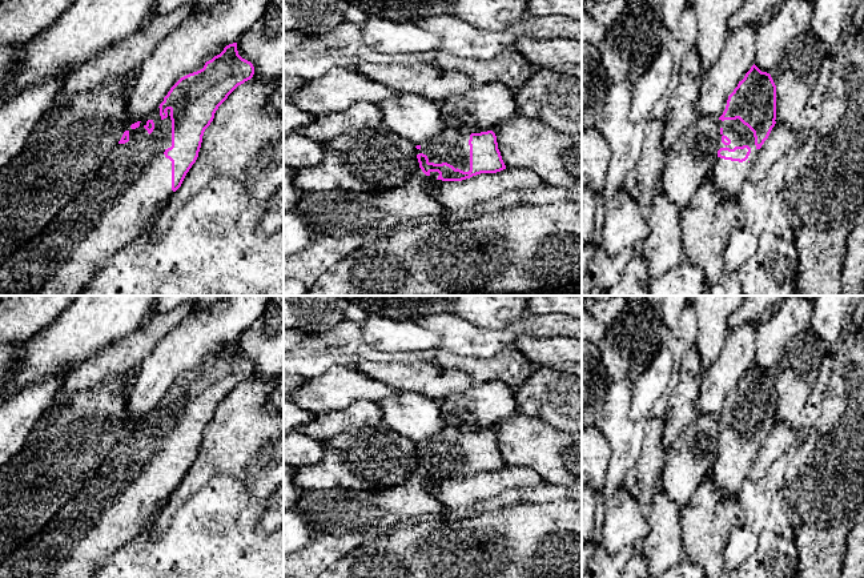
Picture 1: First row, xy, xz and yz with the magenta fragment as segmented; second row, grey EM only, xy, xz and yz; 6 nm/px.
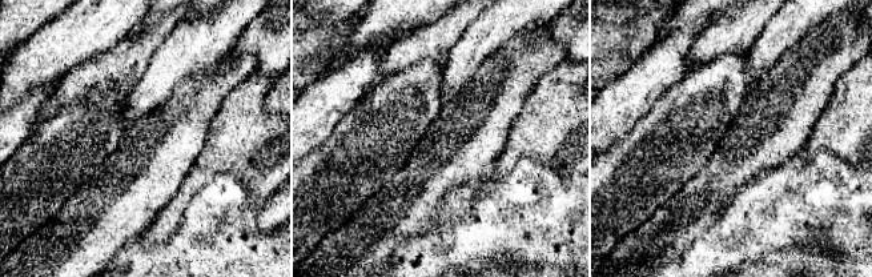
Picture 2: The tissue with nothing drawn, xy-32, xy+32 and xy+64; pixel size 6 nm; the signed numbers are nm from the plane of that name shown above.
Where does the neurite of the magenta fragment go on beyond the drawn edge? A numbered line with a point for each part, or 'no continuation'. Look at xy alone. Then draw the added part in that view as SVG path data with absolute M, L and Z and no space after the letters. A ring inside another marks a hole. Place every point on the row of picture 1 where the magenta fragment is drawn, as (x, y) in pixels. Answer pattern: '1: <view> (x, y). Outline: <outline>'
1: xy (135, 183). Outline: M158 108L138 128L129 128L129 141L110 152L97 174L43 232L0 265L0 296L73 296L110 254L142 237L145 221L158 214L173 194L172 161L164 154L172 146L170 109L166 112L162 120Z

